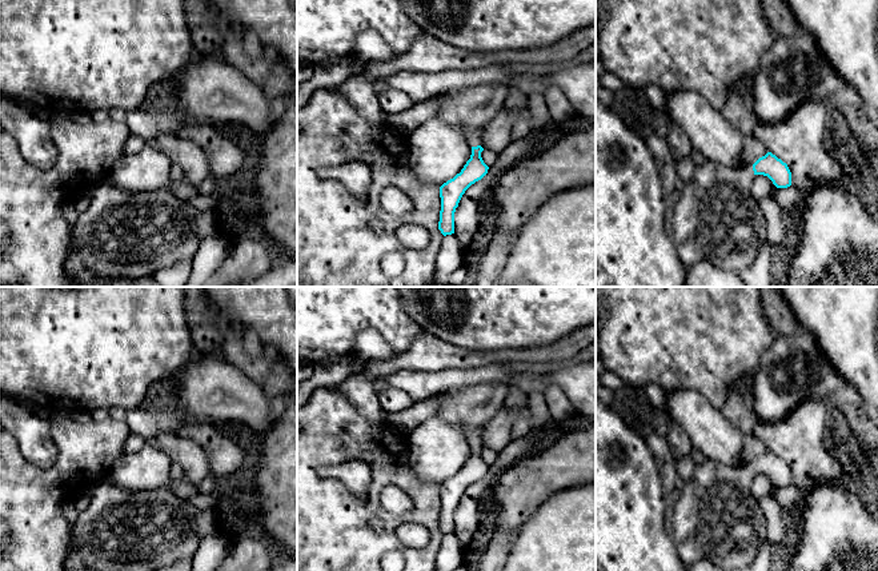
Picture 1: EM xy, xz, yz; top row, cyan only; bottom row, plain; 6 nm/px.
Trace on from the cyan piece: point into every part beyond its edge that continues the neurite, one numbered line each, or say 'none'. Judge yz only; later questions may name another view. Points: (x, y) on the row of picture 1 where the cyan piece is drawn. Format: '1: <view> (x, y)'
1: yz (716, 219)

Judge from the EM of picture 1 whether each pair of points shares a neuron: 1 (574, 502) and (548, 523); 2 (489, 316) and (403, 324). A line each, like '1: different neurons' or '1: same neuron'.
1: same neuron
2: different neurons

